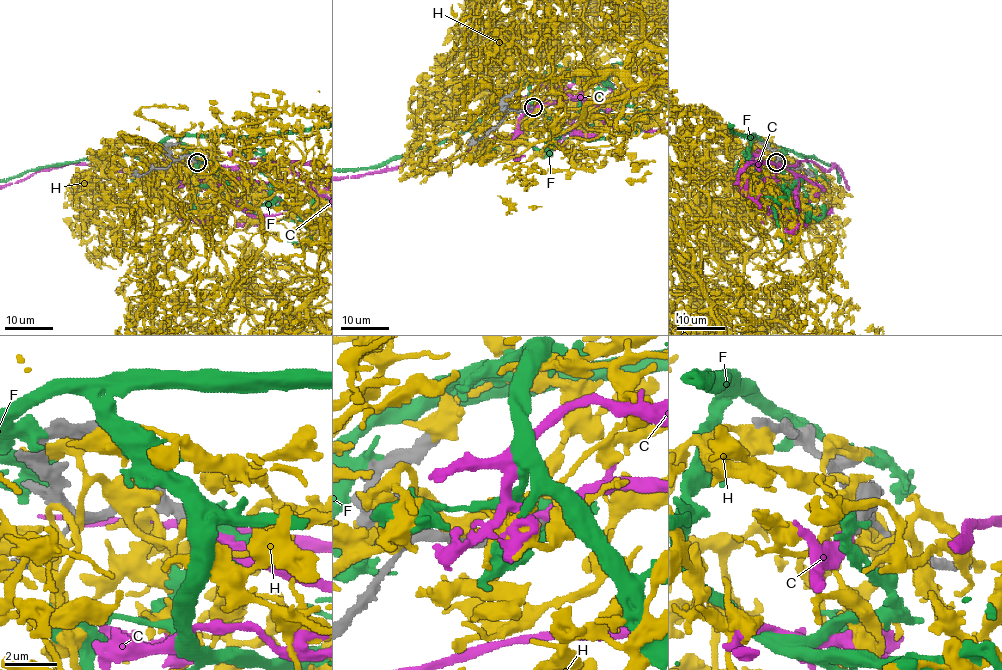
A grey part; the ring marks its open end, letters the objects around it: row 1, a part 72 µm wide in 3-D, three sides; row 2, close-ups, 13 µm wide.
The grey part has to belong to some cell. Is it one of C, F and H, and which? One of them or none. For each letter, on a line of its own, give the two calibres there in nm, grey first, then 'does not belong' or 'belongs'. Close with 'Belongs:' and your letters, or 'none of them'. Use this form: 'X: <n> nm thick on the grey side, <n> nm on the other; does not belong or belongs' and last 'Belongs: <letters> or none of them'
C: 440 nm thick on the grey side, 380 nm on the other; belongs
F: 480 nm thick on the grey side, 320 nm on the other; does not belong
H: 500 nm thick on the grey side, 360 nm on the other; does not belong
Belongs: C

